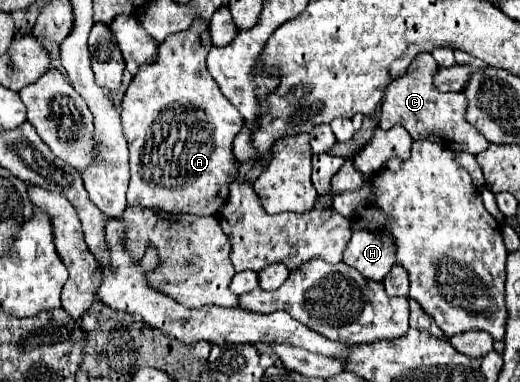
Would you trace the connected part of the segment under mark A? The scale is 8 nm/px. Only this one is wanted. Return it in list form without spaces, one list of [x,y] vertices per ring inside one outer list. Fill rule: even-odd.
[[[194,17],[190,29],[168,35],[156,49],[156,57],[150,65],[142,65],[128,85],[120,119],[130,147],[130,185],[128,205],[140,205],[148,209],[162,209],[168,213],[192,213],[192,215],[216,215],[218,207],[226,199],[228,185],[238,175],[238,163],[232,157],[232,139],[240,131],[244,119],[238,109],[222,95],[216,81],[206,69],[206,55],[212,49],[210,21]]]

